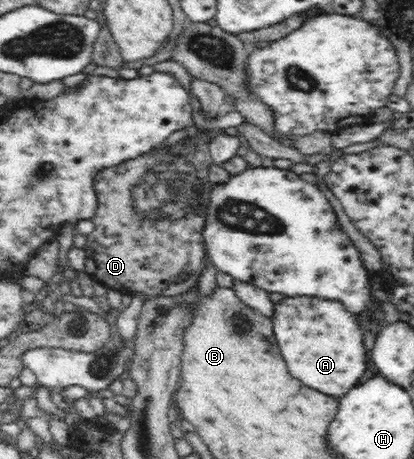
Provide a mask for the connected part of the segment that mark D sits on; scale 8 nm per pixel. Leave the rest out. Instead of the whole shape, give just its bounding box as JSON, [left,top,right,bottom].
[83,128,214,298]

